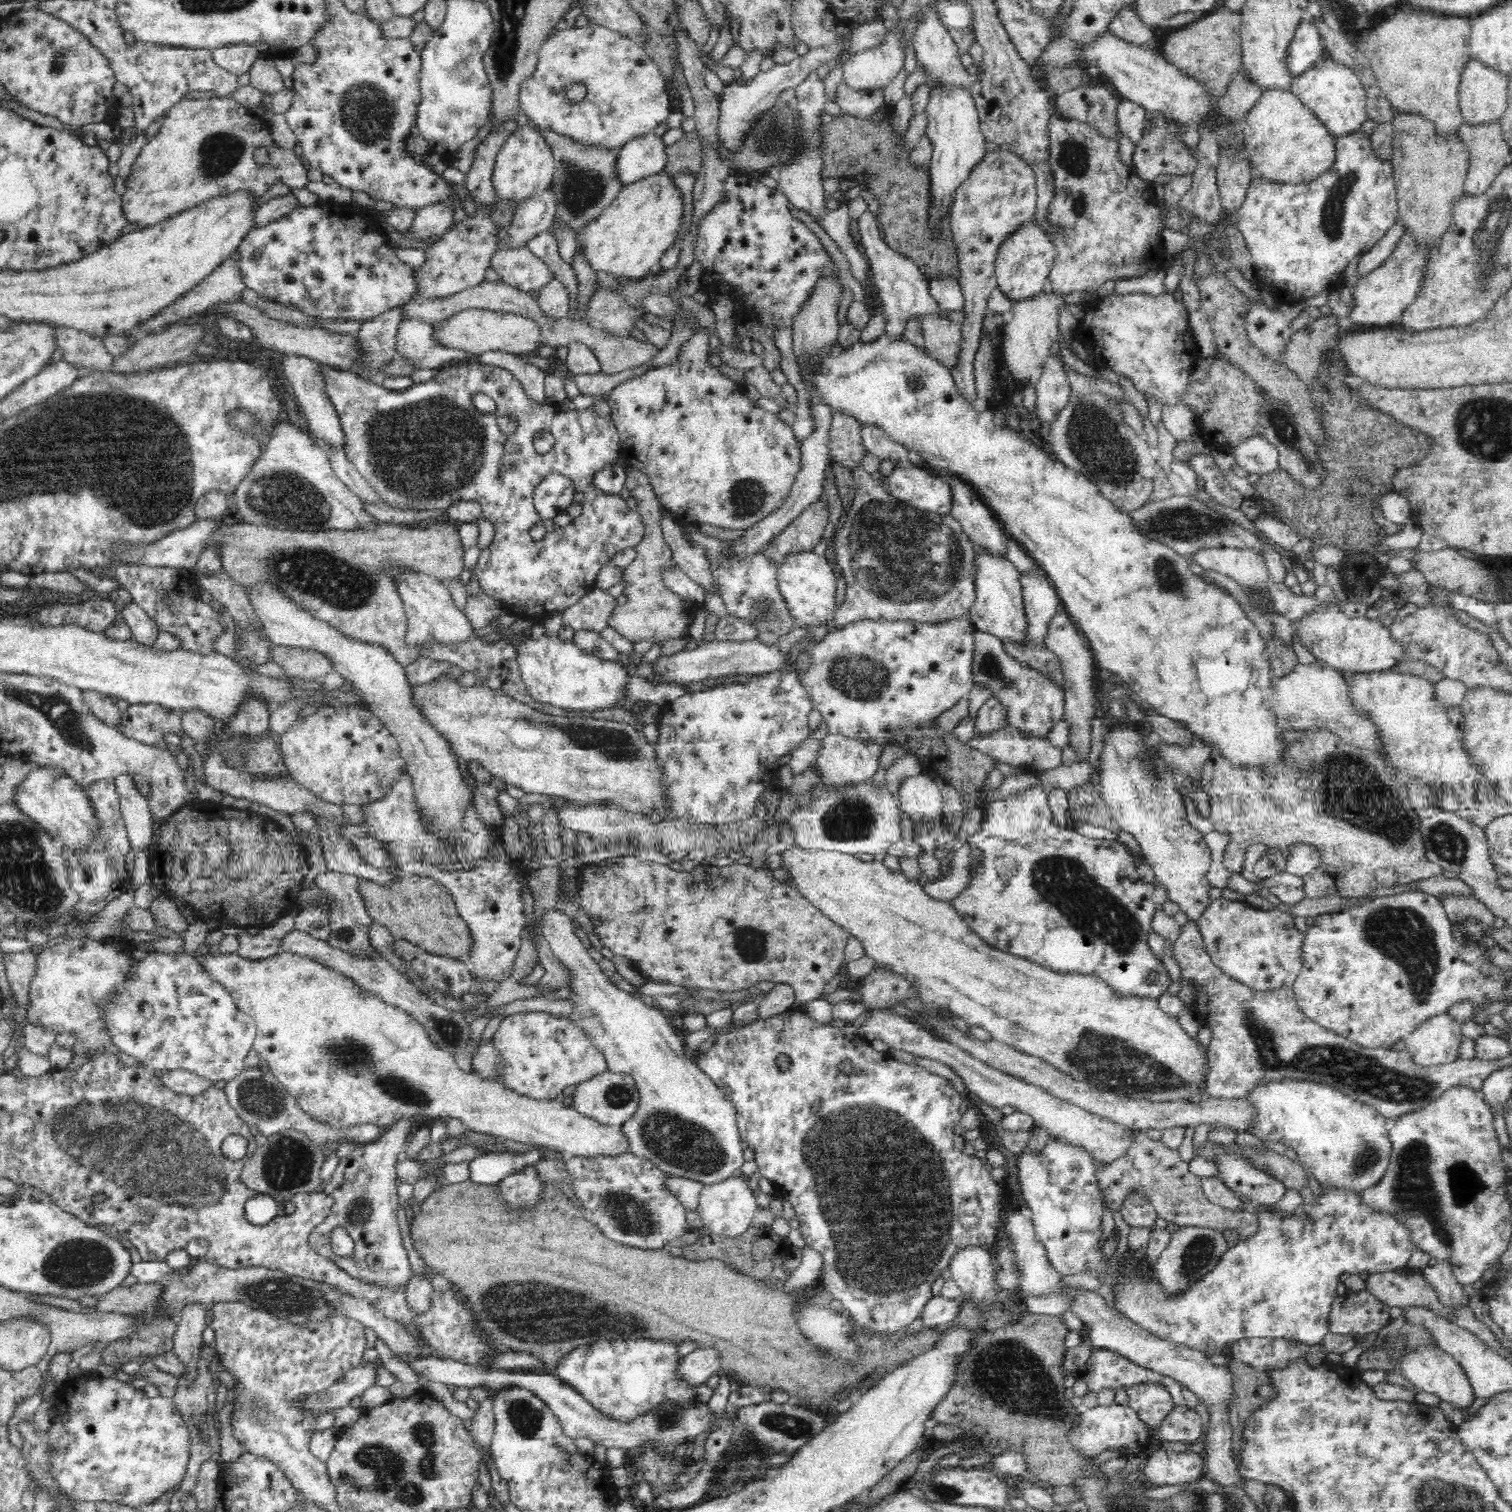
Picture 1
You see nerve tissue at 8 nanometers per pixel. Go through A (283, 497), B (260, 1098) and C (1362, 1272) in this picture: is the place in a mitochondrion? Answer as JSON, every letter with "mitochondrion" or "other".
{"A":"mitochondrion","B":"mitochondrion","C":"other"}

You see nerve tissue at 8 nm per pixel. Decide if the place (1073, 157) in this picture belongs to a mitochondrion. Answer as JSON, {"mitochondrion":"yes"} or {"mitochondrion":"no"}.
{"mitochondrion":"yes"}

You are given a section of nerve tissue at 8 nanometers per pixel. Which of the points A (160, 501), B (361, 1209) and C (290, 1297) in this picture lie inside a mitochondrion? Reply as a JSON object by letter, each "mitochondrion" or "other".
{"A":"mitochondrion","B":"mitochondrion","C":"mitochondrion"}

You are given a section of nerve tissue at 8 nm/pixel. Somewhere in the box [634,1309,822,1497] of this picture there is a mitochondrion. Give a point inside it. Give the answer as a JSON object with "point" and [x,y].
{"point":[737,1469]}

